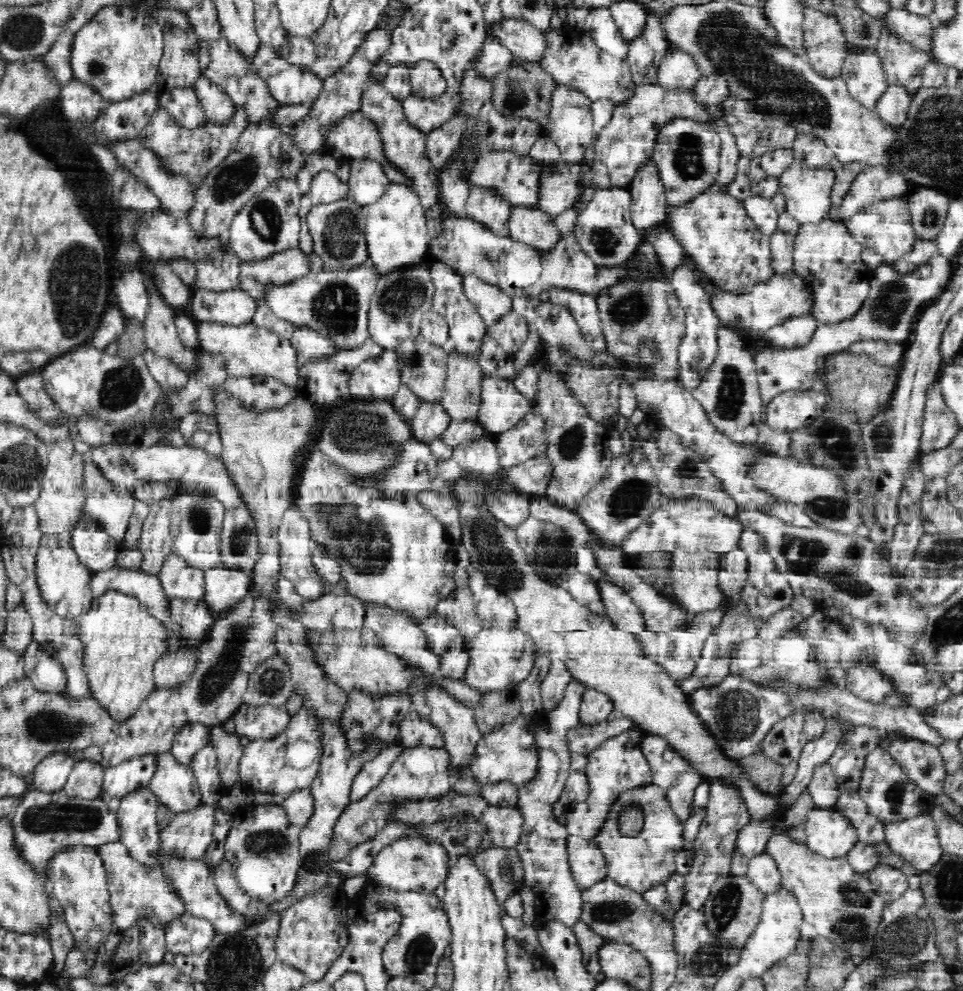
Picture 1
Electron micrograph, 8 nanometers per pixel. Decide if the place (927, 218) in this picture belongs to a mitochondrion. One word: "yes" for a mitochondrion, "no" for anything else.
yes

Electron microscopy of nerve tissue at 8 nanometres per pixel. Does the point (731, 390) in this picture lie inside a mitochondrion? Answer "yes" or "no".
yes

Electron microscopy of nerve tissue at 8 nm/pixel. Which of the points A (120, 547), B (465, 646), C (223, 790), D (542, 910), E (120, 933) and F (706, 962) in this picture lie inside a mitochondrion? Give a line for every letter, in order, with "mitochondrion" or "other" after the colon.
A: other
B: other
C: other
D: other
E: other
F: mitochondrion

